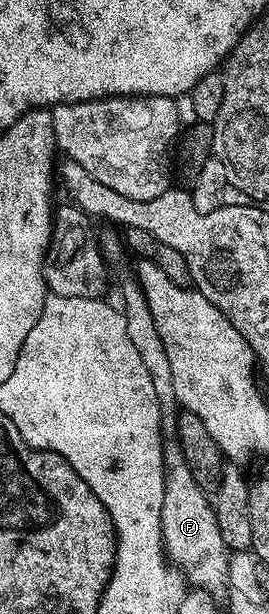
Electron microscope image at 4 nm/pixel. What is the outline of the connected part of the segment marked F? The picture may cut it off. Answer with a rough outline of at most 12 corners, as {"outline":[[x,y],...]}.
{"outline":[[163,442],[167,560],[218,593],[231,554],[182,444]]}

